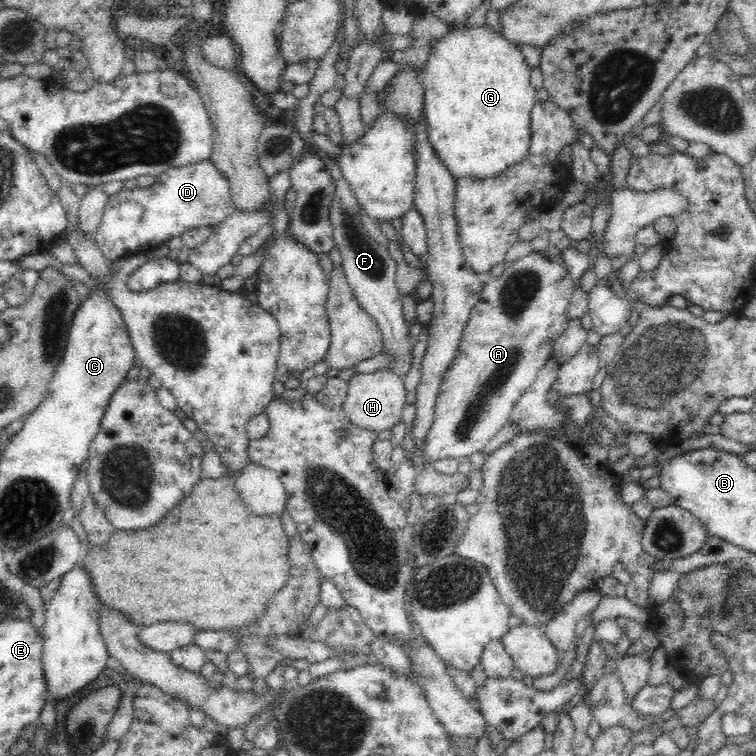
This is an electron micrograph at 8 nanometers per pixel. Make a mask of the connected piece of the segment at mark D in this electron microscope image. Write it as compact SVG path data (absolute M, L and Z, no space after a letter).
M210 159L169 168L155 176L152 186L123 188L109 196L106 204L94 241L109 261L163 245L190 228L214 227L235 211L229 182Z

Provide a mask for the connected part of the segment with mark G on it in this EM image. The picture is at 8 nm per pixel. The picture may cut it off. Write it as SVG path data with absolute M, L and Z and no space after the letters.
M464 23L450 27L451 29L440 40L437 40L437 43L431 48L428 60L420 72L421 83L424 87L424 116L428 123L428 139L430 139L432 147L434 147L436 155L442 159L444 166L448 167L450 175L454 177L454 182L466 175L472 177L472 179L499 175L507 168L513 167L515 164L520 163L521 160L524 160L531 144L531 110L537 101L536 97L534 97L537 90L531 86L531 66L526 63L520 46L506 40L501 33L494 31L486 23L472 28L467 28Z

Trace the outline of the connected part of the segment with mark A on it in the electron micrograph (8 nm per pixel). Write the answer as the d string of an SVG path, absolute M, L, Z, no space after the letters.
M534 250L508 262L498 278L486 280L480 301L472 308L462 332L452 366L444 372L436 398L433 426L427 432L419 454L424 466L442 458L462 459L480 453L486 443L508 425L517 400L531 387L540 368L552 358L554 344L550 345L551 341L556 341L569 325L568 304L575 283L559 259L548 258Z

